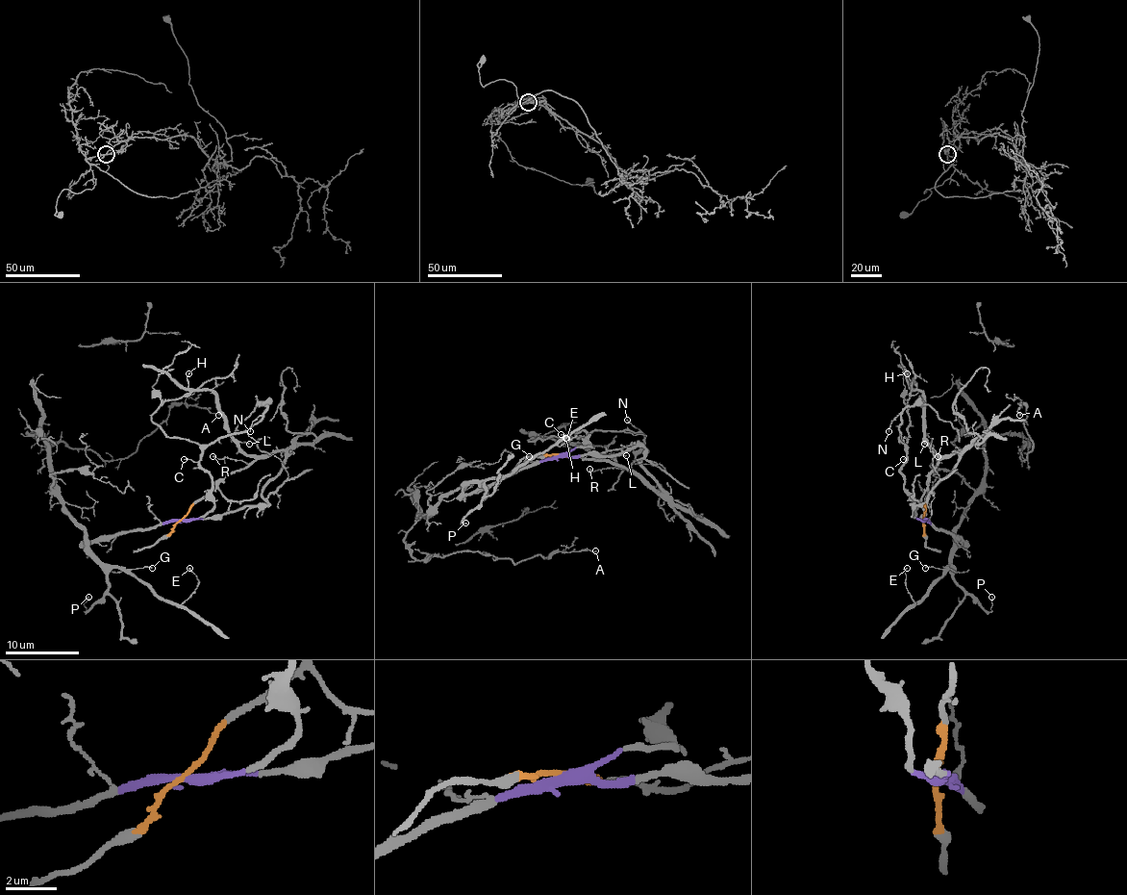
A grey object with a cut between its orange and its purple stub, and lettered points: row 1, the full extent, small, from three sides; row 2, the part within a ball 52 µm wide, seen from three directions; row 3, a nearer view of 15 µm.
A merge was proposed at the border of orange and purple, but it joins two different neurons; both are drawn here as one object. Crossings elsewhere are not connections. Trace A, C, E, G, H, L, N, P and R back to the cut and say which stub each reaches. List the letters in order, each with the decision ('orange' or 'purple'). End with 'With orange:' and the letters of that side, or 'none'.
A: purple
C: purple
E: purple
G: purple
H: orange
L: orange
N: purple
P: purple
R: orange
With orange: H, L, R

